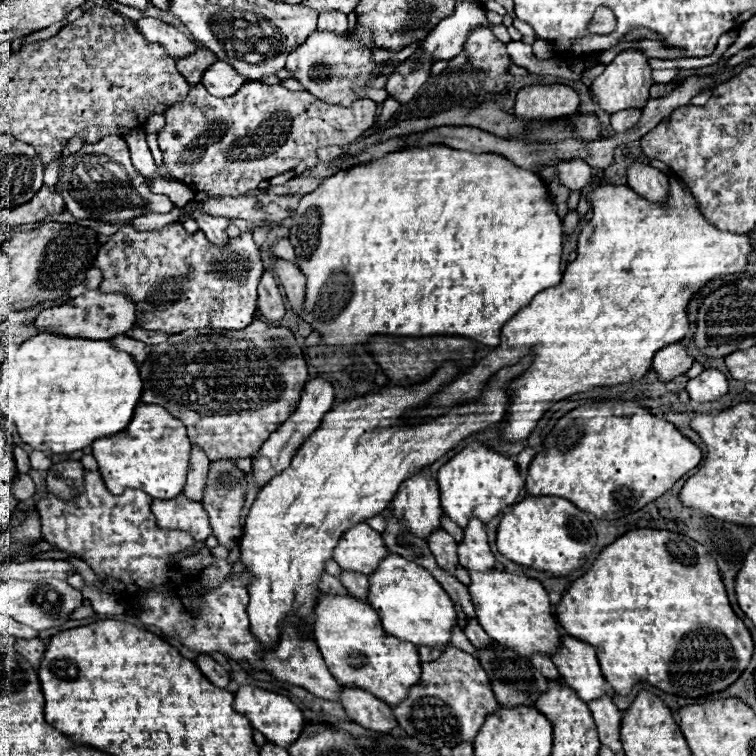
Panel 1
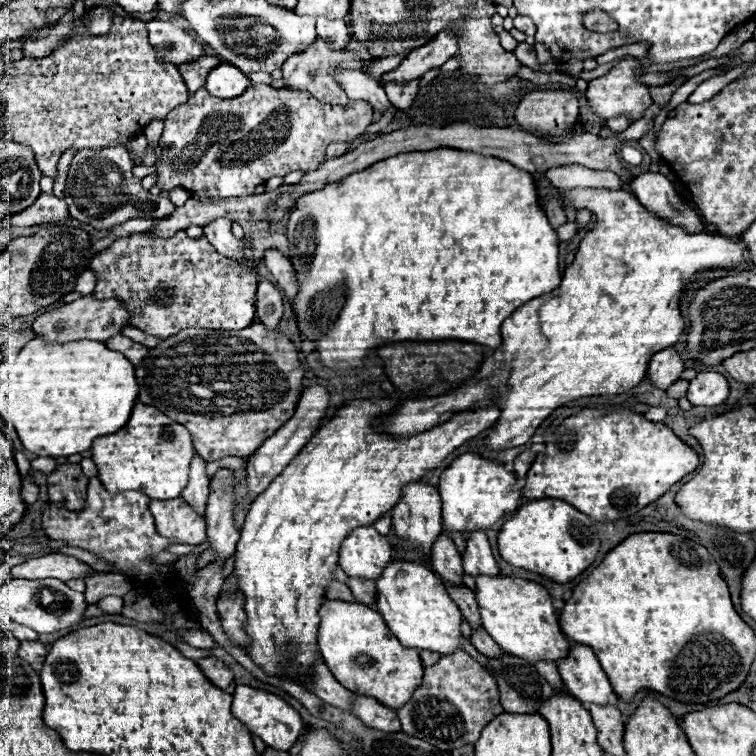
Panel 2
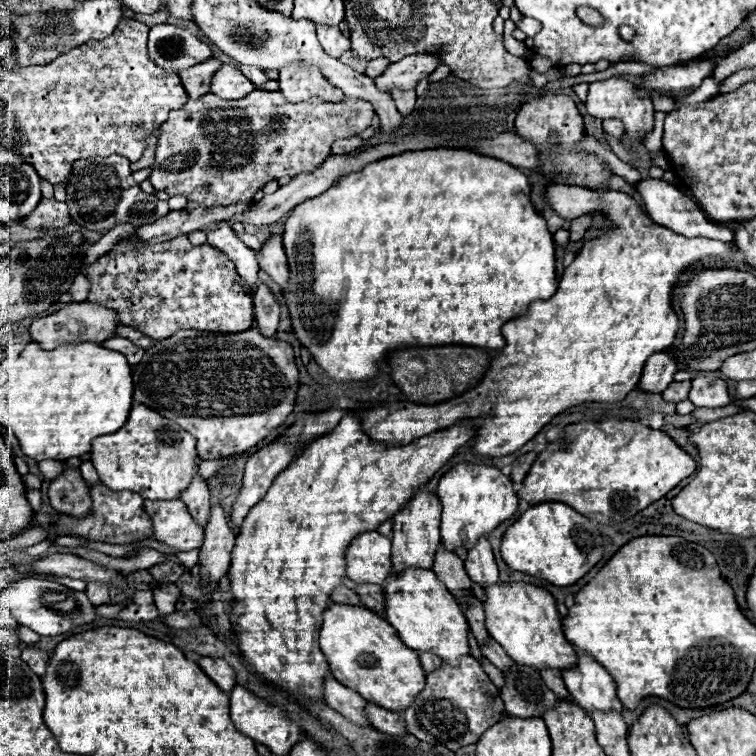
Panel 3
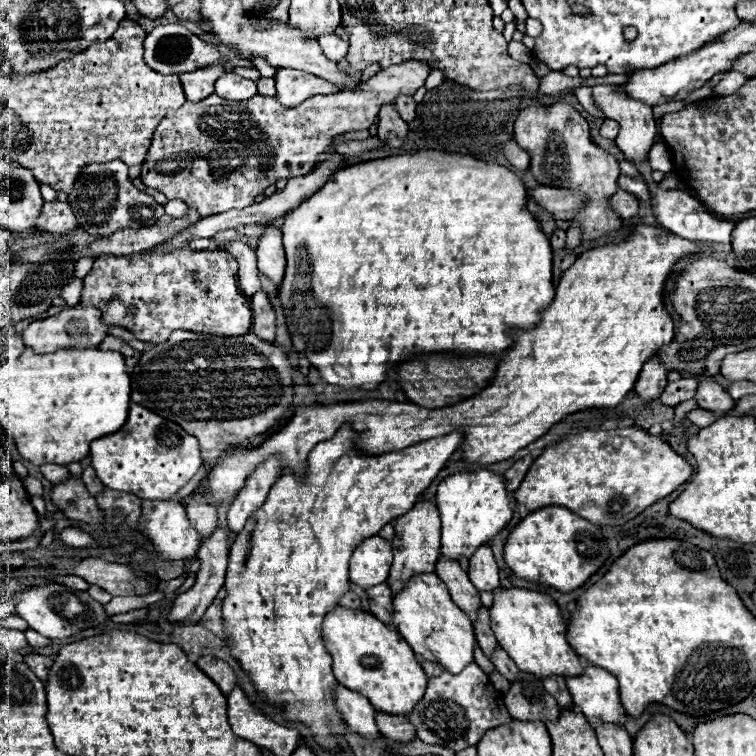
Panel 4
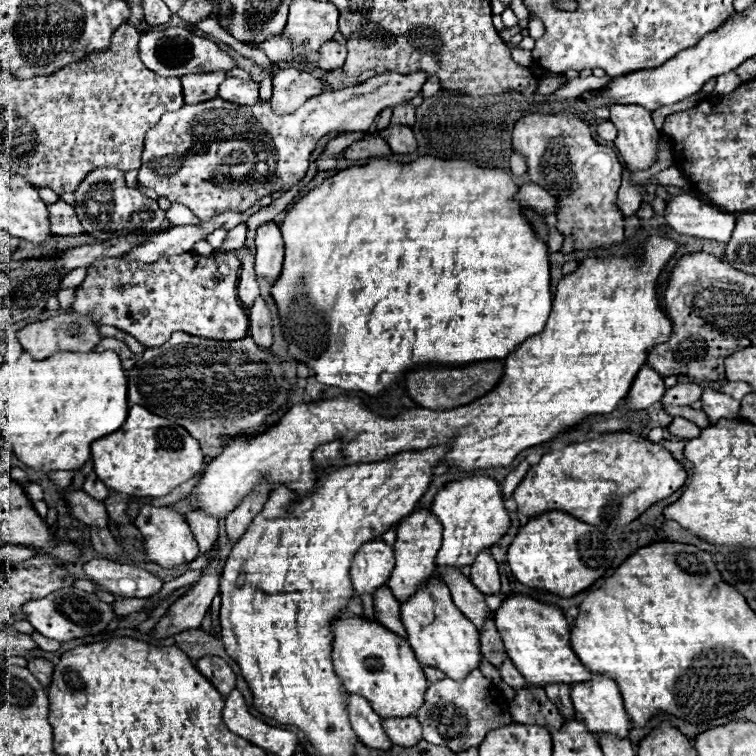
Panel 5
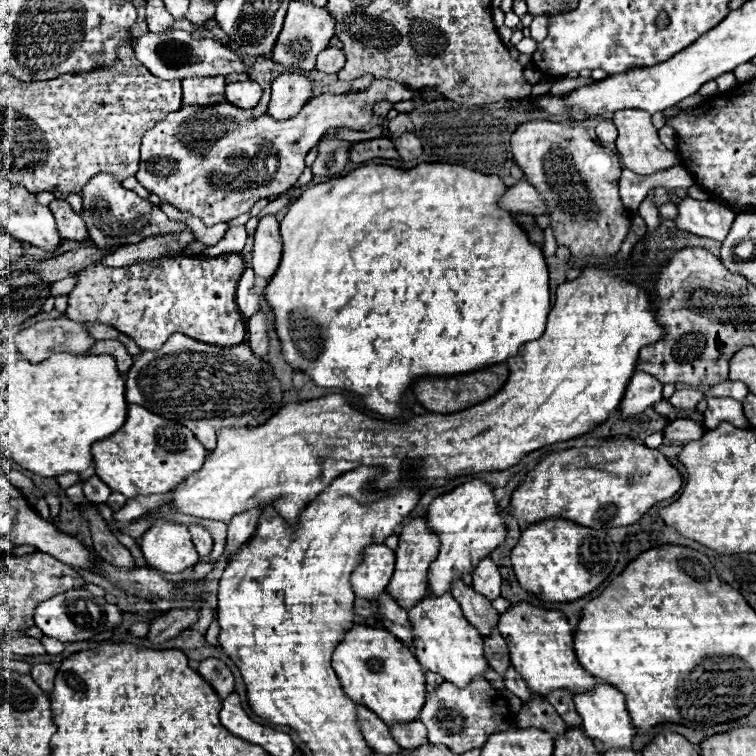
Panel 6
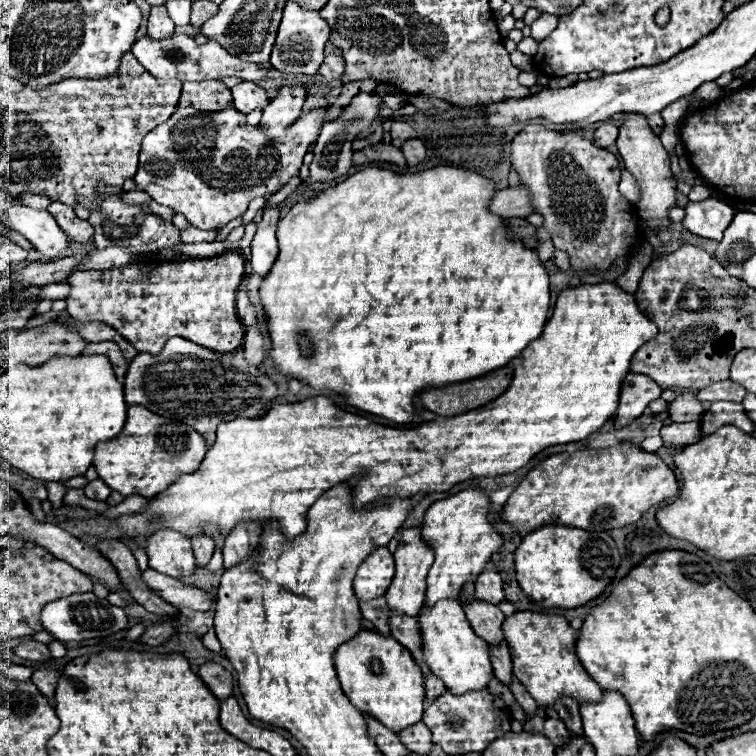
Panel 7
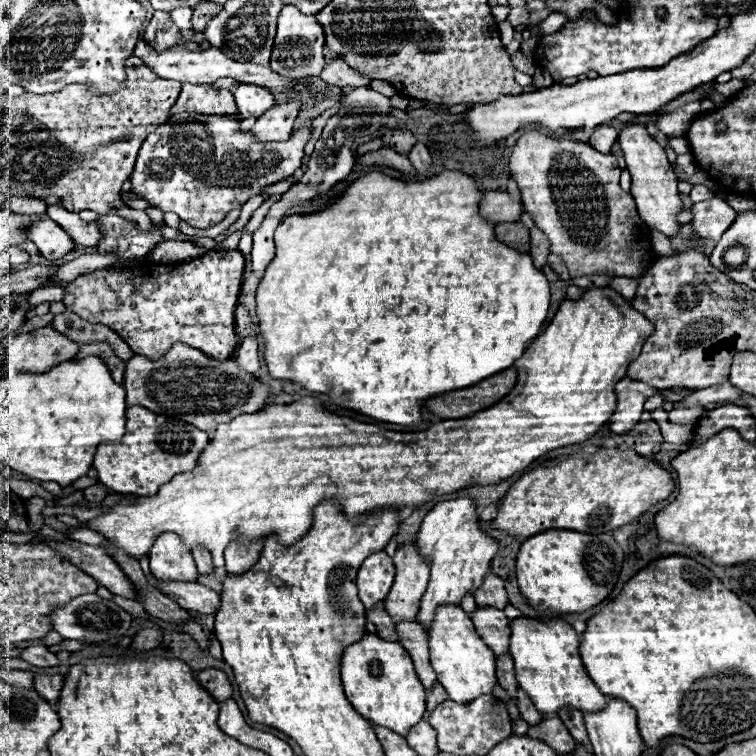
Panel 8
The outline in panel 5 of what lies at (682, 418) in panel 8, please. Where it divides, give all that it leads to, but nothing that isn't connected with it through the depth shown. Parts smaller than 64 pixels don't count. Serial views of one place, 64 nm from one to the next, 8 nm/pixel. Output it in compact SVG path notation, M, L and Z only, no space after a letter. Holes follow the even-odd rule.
M686 382L686 384L676 384L674 388L666 390L662 396L662 404L678 404L678 406L690 406L692 402L698 402L702 398L702 386Z

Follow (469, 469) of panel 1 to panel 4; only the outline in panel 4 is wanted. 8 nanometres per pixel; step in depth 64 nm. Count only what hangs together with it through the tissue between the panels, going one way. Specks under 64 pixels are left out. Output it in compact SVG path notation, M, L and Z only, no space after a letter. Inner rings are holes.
M480 470L480 472L460 472L454 476L448 476L446 480L440 482L438 492L436 492L436 506L442 518L442 548L440 554L448 560L460 560L460 558L470 558L480 546L488 544L498 532L506 528L506 524L512 520L512 508L510 508L510 494L506 492L504 478L490 472L490 470Z

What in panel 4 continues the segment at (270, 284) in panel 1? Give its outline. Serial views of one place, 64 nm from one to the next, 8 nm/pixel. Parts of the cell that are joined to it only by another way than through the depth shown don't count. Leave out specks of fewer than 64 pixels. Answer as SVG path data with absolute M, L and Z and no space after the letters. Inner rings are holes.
M256 292L252 296L252 332L262 340L262 342L274 342L274 324L276 314L270 306L270 300L266 298L264 292Z

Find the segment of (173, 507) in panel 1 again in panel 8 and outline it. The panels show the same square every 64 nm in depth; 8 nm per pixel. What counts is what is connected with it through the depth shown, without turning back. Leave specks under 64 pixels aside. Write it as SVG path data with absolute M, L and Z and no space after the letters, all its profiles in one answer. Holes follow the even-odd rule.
M172 532L160 534L148 558L152 574L162 582L196 582L198 578L192 554Z

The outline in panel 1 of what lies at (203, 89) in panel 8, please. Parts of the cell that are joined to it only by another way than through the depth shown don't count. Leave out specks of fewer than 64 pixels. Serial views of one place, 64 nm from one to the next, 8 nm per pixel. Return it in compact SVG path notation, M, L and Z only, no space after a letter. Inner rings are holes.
M200 46L200 48L196 50L196 54L178 60L176 66L178 66L178 70L182 72L182 76L188 80L188 84L190 84L190 86L196 86L198 82L202 82L202 76L204 76L204 72L206 72L206 68L212 66L216 60L218 60L218 58L216 58L208 48L202 48L202 46Z

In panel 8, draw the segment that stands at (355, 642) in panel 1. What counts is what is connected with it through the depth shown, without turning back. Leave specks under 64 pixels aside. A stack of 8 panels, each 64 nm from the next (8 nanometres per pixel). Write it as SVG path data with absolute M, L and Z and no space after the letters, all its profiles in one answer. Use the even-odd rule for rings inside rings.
M366 634L360 642L348 646L342 656L342 684L344 684L346 696L348 696L350 704L356 708L356 712L360 712L368 722L372 722L376 726L384 726L400 736L404 736L412 726L416 726L424 718L426 690L416 676L416 670L414 670L414 664L410 660L408 652L398 642L386 642L386 640L378 638L376 634Z

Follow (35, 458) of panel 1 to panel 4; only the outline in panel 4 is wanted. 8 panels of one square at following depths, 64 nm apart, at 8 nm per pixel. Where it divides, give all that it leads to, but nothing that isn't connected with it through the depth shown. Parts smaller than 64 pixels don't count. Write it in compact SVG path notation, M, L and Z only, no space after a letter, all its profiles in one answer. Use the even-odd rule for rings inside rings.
M44 464L40 466L40 472L46 476L46 480L50 480L52 484L60 484L64 478L68 480L70 472L64 466L56 466L56 464Z

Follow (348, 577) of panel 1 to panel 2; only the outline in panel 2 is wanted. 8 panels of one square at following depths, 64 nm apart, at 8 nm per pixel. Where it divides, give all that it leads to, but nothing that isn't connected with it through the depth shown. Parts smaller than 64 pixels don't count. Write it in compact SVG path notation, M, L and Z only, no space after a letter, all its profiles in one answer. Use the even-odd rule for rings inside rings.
M350 578L348 586L360 604L372 606L376 602L376 584L364 578Z

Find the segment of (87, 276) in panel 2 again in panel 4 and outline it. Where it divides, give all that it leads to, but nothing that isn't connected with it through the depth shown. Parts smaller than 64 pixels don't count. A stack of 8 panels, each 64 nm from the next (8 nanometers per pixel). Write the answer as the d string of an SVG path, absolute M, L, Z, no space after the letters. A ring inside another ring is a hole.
M76 280L76 282L70 282L64 292L60 294L60 298L64 298L66 306L76 306L80 302L80 294L82 294L82 280Z

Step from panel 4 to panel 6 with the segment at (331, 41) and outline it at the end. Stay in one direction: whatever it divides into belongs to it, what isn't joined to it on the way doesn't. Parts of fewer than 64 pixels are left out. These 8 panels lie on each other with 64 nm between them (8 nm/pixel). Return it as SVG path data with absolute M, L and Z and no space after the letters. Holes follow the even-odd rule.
M326 48L324 52L320 52L316 70L324 72L324 74L338 74L342 68L344 68L344 52L342 50Z

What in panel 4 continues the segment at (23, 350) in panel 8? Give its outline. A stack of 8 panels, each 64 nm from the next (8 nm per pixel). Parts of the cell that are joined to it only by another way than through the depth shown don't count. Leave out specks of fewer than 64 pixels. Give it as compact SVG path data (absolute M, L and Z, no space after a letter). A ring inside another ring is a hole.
M72 306L56 316L32 322L28 328L24 328L22 340L28 348L34 348L36 354L52 354L60 348L96 348L108 336L106 330L108 324L100 320L100 310Z

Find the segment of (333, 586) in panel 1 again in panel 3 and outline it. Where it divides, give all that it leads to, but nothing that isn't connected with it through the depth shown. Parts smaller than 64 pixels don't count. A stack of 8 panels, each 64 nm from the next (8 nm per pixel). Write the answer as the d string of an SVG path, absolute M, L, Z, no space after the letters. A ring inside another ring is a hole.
M340 586L332 594L332 602L340 602L340 604L360 604L360 598L358 598L358 594L354 590L350 590L346 586Z

